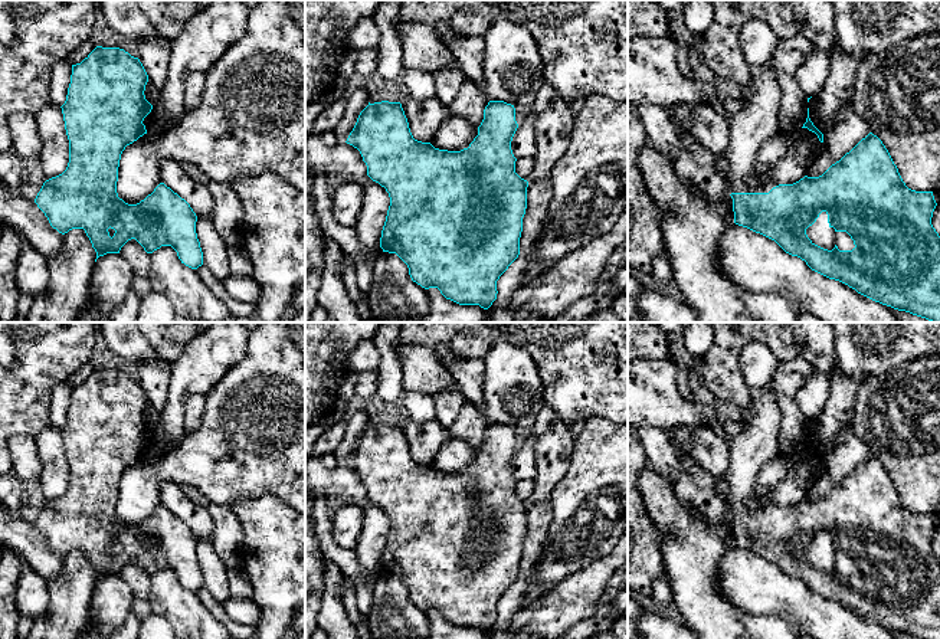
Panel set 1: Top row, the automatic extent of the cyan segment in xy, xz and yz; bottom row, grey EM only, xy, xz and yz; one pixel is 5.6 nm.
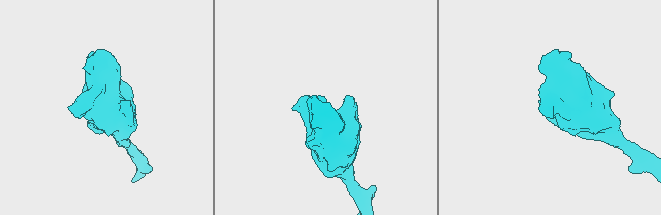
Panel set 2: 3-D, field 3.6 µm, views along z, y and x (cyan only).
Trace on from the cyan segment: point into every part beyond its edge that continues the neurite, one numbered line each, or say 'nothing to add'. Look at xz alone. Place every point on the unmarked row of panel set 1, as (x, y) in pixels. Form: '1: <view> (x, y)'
nothing to add

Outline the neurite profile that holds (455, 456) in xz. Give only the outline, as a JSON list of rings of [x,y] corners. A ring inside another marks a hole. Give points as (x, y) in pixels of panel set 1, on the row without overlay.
[[[451,439],[436,453],[430,466],[439,472],[461,473],[478,458],[478,449],[461,439]]]

